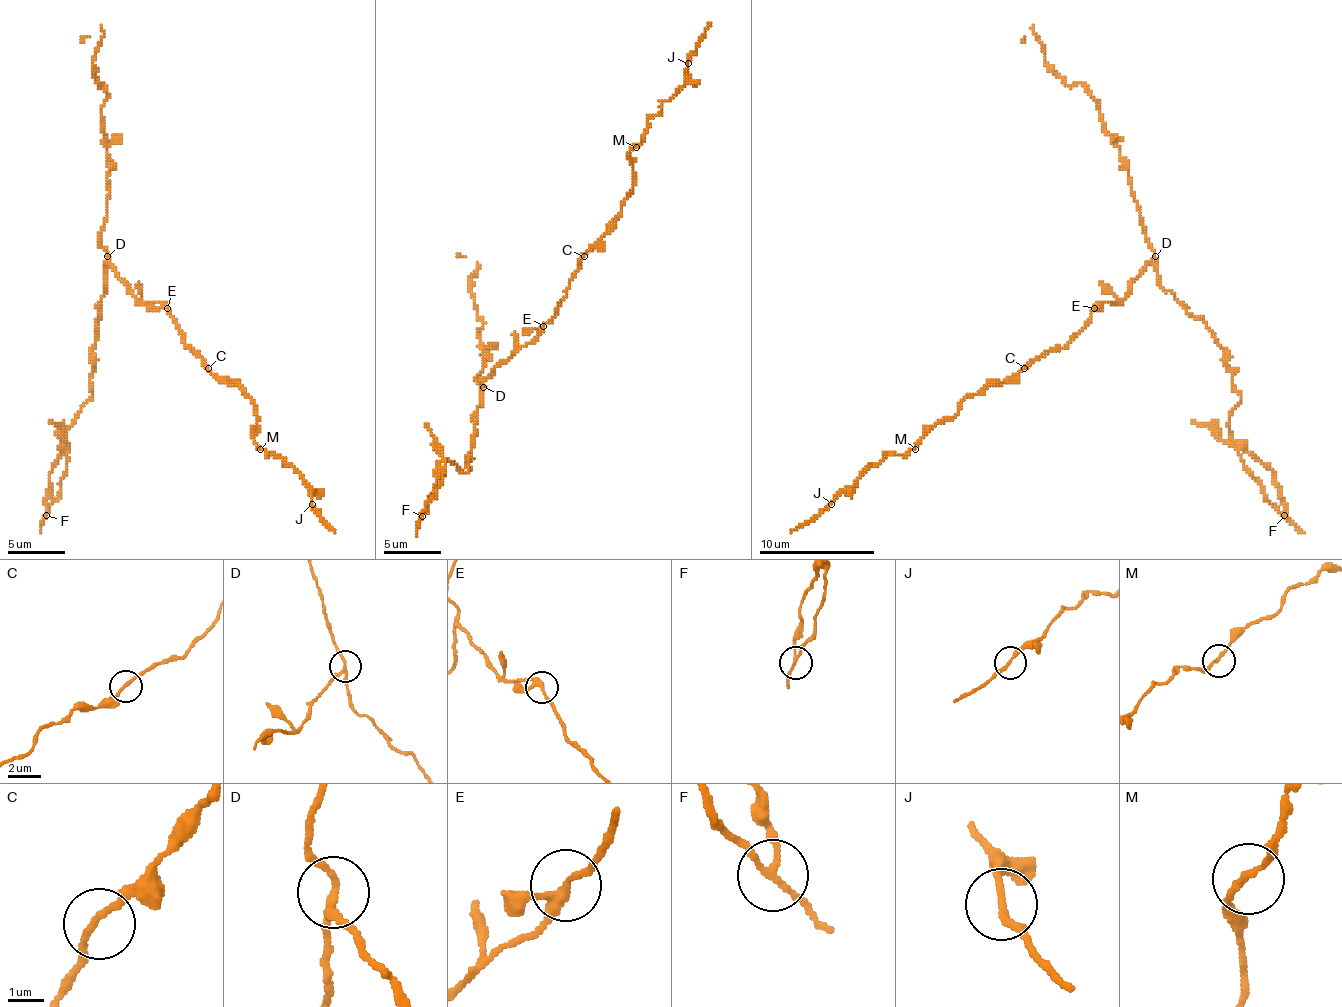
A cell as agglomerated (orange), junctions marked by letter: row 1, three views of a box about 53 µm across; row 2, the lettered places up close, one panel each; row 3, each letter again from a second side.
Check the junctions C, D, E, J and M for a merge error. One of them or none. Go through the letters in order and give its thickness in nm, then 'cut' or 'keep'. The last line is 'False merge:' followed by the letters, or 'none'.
C: calibre 180 nm; keep
D: calibre 180 nm; cut
E: calibre 240 nm; keep
J: calibre 190 nm; keep
M: calibre 180 nm; keep
False merge: D

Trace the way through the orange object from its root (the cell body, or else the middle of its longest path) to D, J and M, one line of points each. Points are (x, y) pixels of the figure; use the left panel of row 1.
D: (164, 308), (159, 302), (141, 302), (115, 273), (115, 267), (107, 256)
J: (164, 308), (202, 362), (254, 403), (254, 440), (300, 475), (312, 504)
M: (164, 308), (182, 339), (216, 377), (234, 383), (254, 403), (254, 443), (260, 449)

